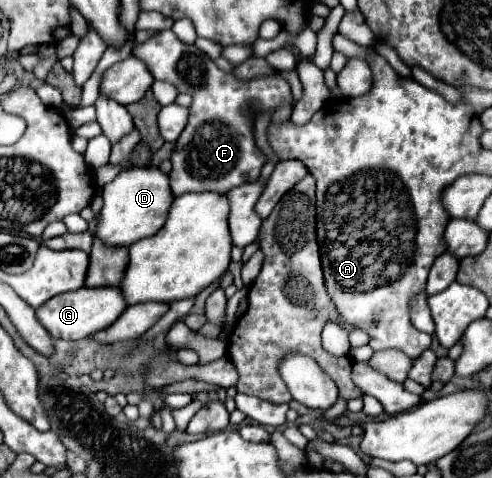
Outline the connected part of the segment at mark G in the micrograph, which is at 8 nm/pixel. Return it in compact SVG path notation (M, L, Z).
M81 287L71 293L61 293L53 299L49 299L45 305L35 309L37 319L41 325L57 339L85 339L91 337L107 327L111 327L113 321L121 317L121 313L127 309L125 297L121 295L121 287Z

